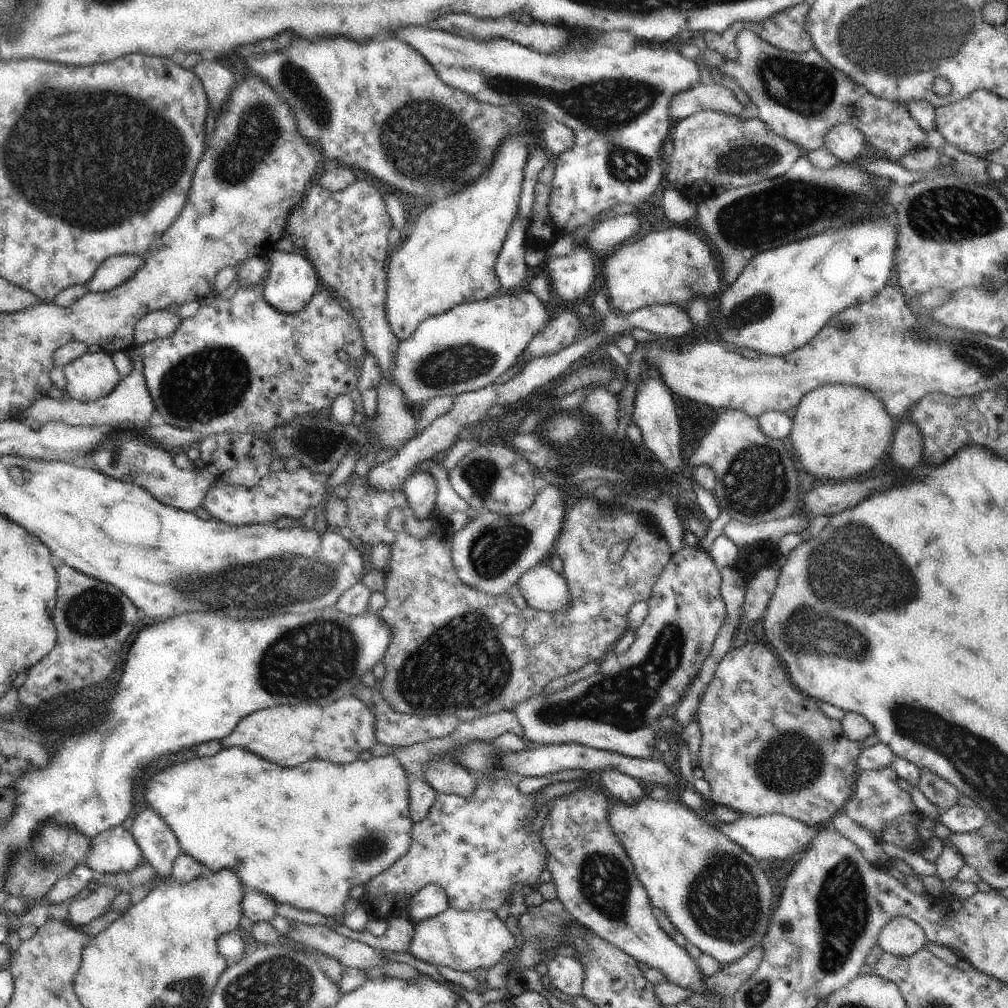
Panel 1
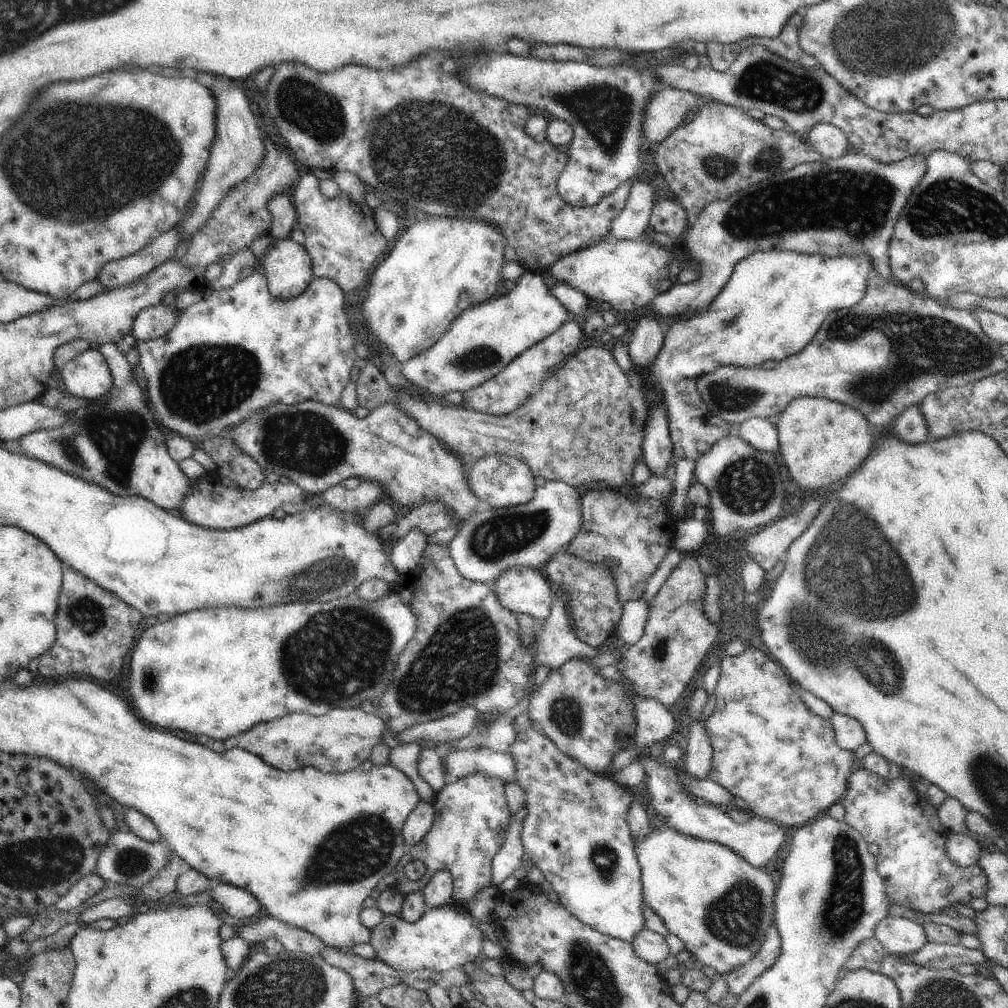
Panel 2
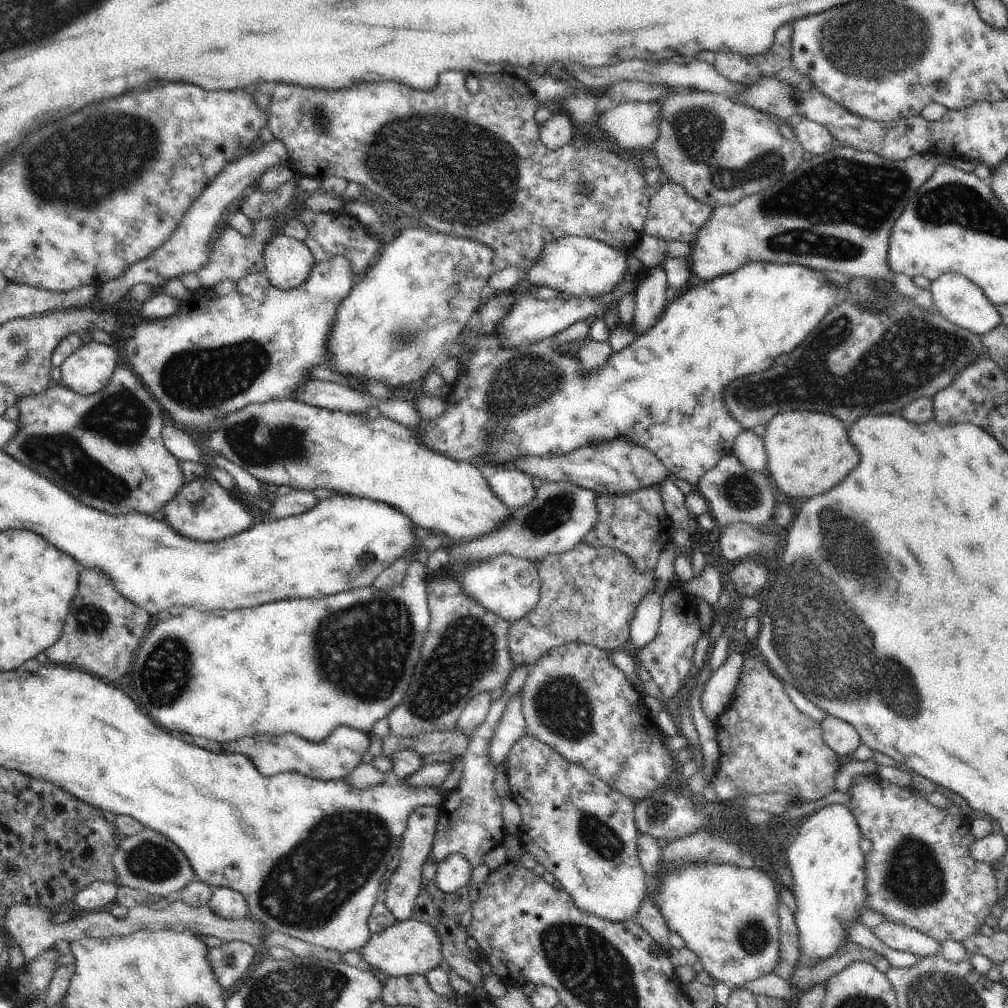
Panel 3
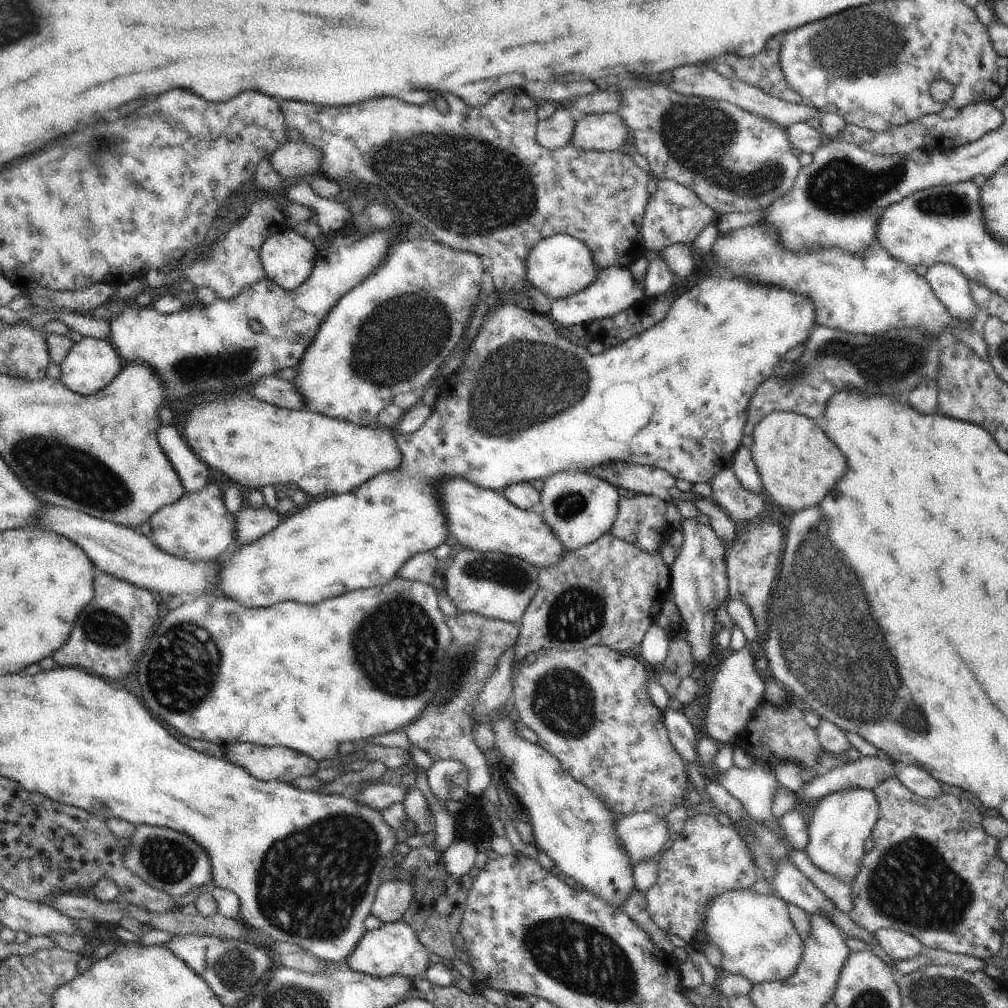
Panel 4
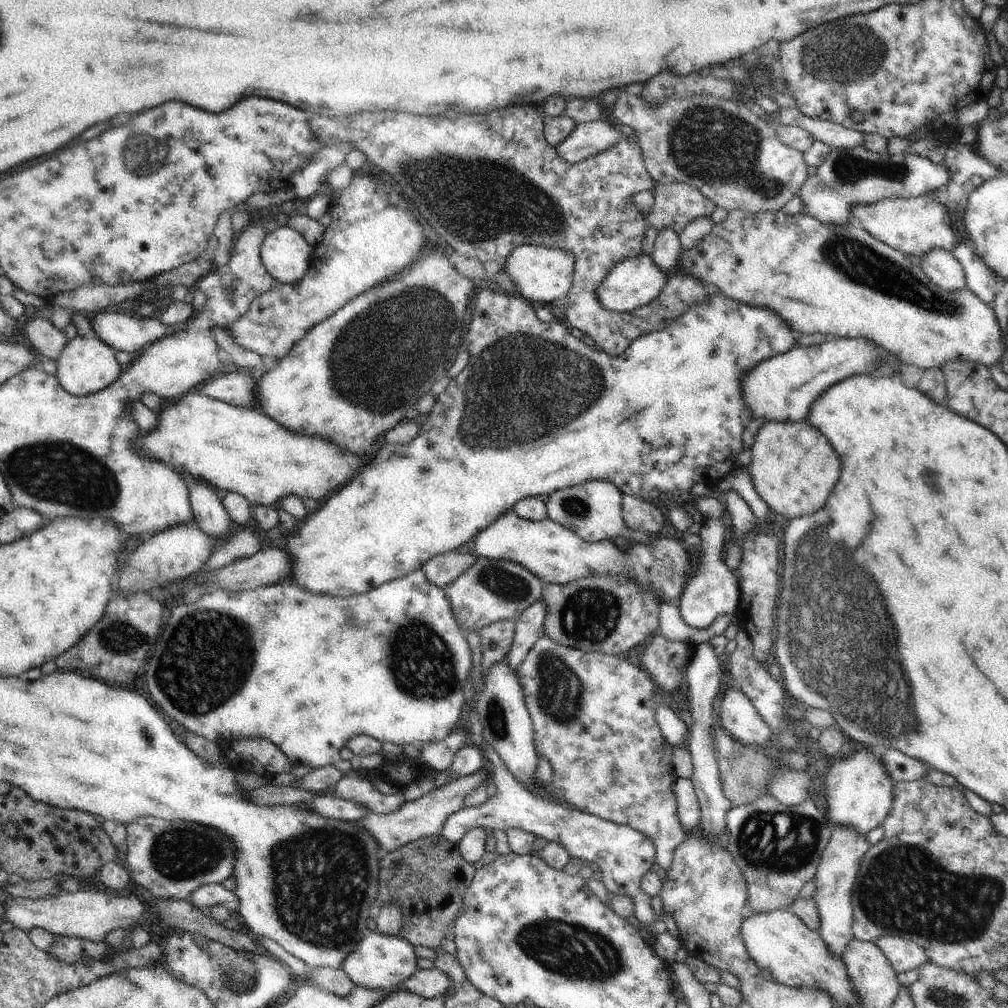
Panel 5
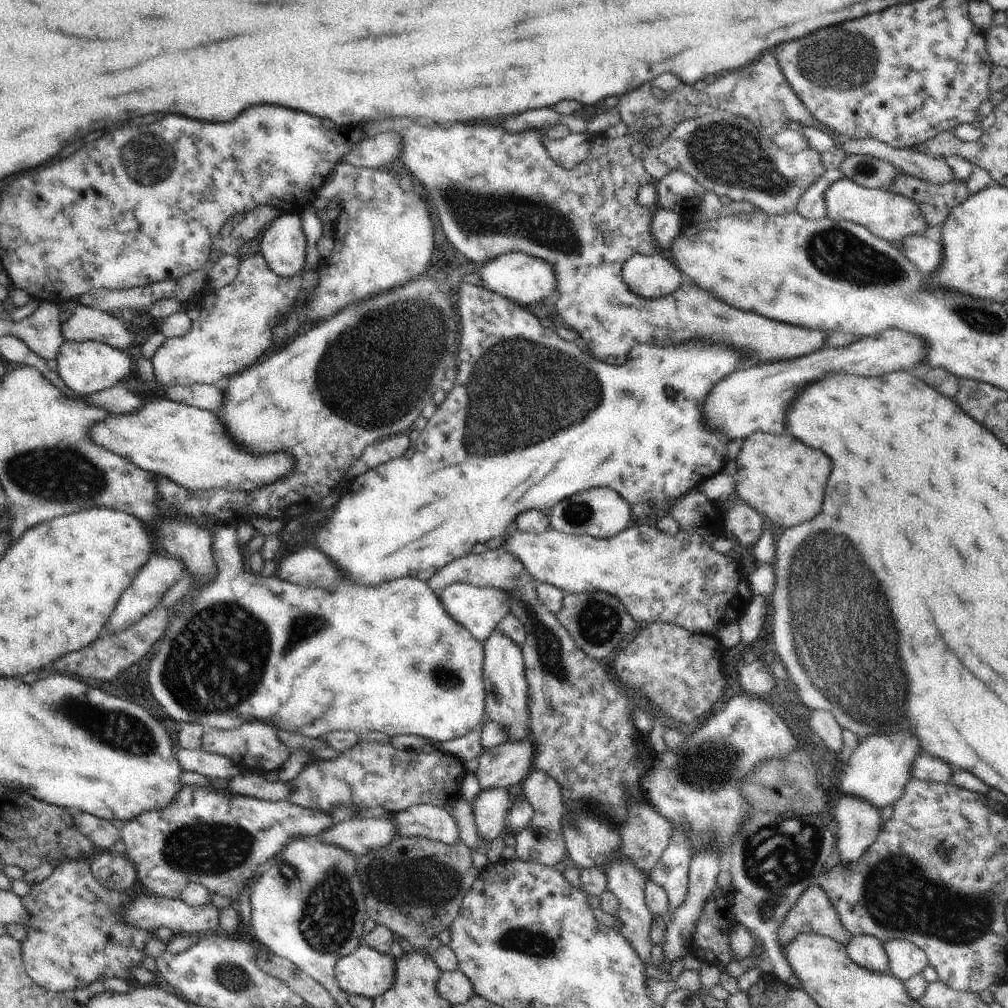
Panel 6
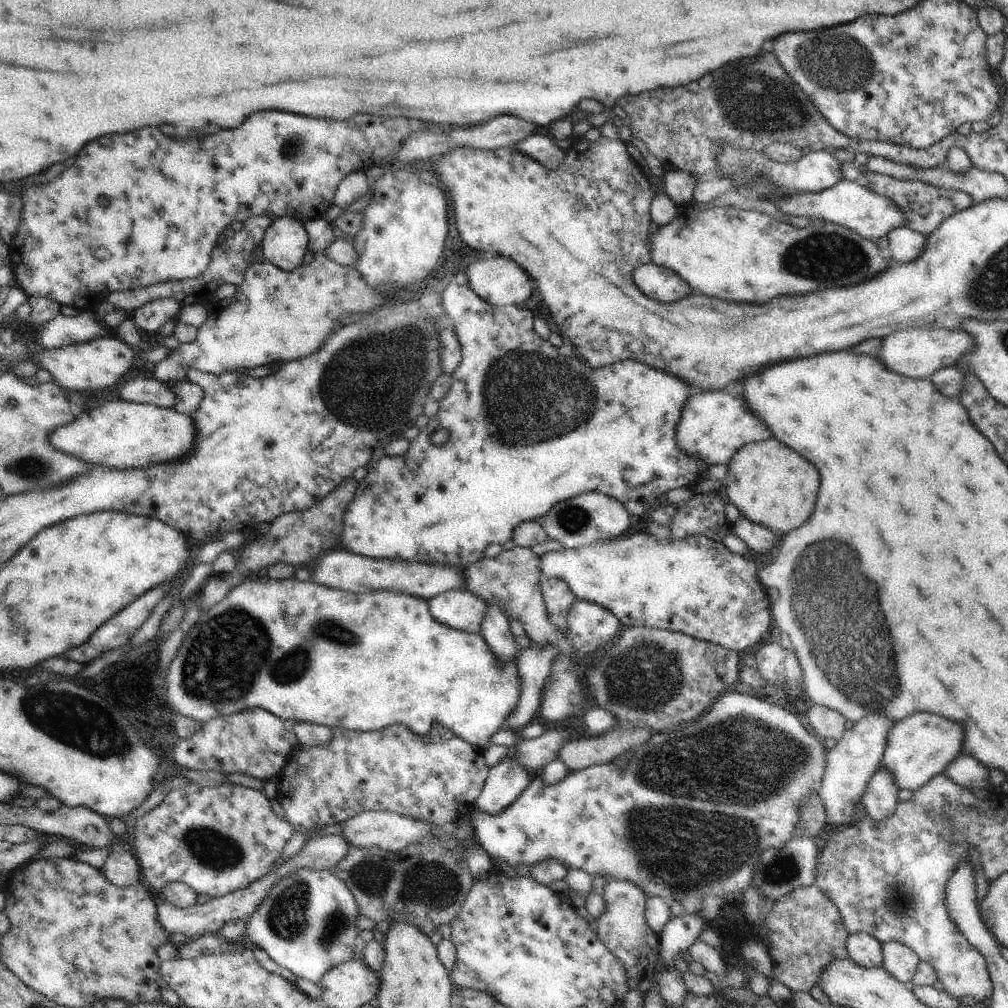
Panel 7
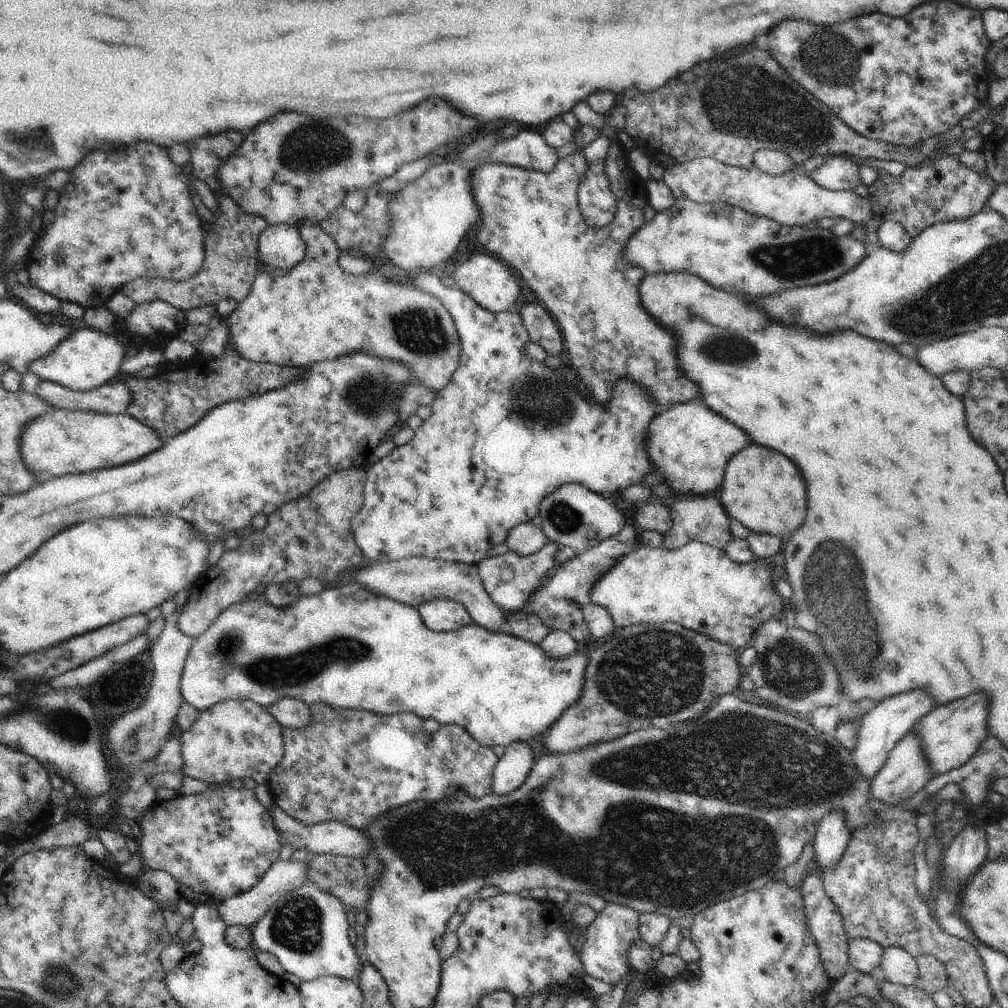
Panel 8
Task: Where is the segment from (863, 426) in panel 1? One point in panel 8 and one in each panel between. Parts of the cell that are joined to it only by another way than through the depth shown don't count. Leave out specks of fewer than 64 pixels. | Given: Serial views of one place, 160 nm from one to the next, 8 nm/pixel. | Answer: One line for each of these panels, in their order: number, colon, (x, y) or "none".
2: (821, 442)
3: (808, 453)
4: (798, 465)
5: (793, 469)
6: (780, 477)
7: (770, 484)
8: (763, 490)

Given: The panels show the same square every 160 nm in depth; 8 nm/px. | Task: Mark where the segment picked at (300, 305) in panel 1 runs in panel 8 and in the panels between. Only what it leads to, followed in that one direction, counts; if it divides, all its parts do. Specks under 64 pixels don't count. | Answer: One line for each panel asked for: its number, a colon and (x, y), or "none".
2: (287, 265)
3: (288, 262)
4: (288, 258)
5: (287, 256)
6: (283, 247)
7: (285, 245)
8: (280, 246)

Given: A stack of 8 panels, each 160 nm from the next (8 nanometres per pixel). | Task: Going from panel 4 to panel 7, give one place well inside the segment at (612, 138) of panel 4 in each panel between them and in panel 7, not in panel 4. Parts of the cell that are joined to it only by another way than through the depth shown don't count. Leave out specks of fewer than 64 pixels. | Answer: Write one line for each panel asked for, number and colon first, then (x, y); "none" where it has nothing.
5: (588, 139)
6: (569, 152)
7: (545, 150)

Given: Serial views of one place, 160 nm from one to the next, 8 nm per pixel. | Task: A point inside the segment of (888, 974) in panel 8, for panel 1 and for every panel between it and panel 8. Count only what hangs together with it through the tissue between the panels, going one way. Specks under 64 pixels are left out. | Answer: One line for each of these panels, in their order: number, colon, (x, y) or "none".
1: (902, 936)
2: (899, 936)
3: (900, 937)
4: (899, 945)
5: (903, 954)
6: (906, 959)
7: (900, 961)

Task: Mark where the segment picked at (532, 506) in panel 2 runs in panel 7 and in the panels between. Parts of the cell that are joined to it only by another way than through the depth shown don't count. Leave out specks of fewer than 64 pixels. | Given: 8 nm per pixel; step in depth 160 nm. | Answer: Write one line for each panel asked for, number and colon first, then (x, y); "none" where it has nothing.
3: (560, 516)
4: (580, 507)
5: (593, 511)
6: (601, 513)
7: (593, 517)

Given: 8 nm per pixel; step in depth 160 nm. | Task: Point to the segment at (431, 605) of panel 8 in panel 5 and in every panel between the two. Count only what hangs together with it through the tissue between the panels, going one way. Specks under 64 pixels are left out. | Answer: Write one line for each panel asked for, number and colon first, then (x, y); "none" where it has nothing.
5: (493, 589)
6: (478, 609)
7: (460, 609)

